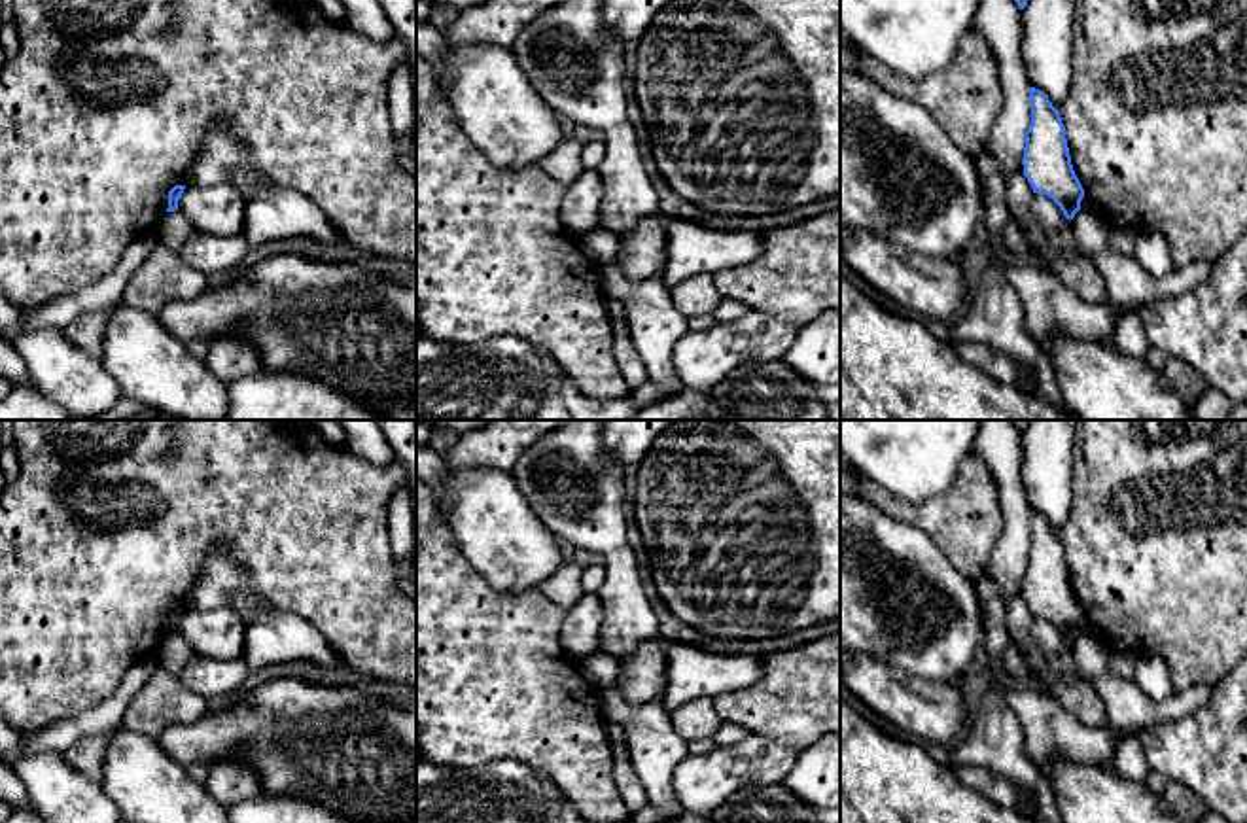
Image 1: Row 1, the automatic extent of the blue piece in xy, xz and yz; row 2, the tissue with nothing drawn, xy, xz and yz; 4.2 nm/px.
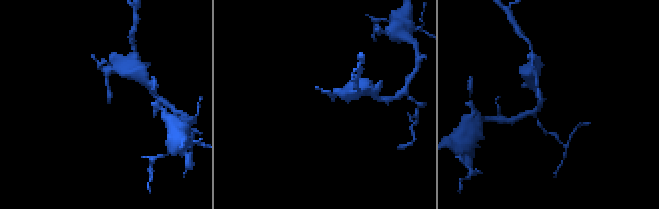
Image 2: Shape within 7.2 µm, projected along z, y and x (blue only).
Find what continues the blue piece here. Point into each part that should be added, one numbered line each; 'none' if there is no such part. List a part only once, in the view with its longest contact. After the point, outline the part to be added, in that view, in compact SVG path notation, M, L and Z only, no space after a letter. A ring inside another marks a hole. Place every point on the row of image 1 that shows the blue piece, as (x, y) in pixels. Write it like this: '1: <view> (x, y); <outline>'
none

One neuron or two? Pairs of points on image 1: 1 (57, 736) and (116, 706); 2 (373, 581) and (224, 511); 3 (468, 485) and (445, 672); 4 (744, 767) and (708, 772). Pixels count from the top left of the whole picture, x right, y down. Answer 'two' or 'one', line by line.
1: one
2: one
3: two
4: one

